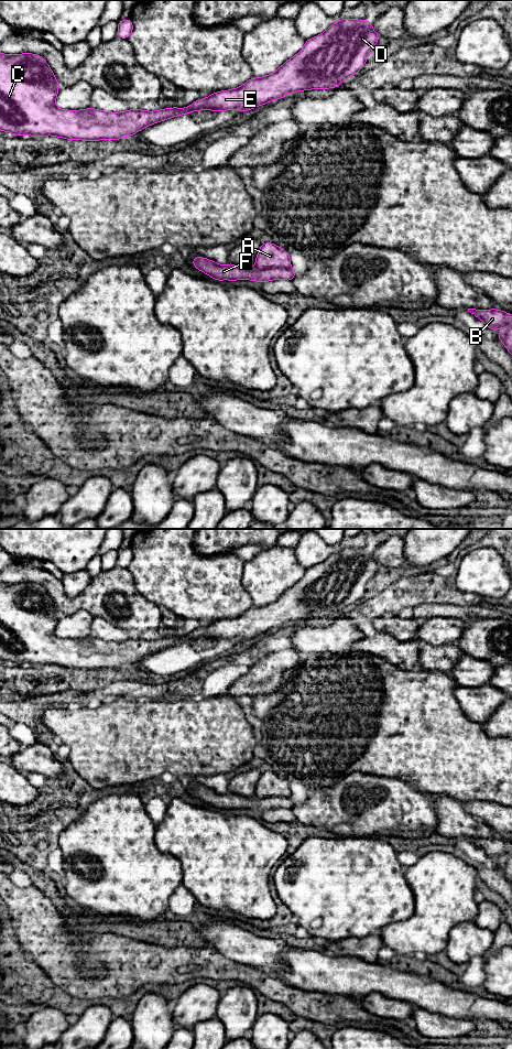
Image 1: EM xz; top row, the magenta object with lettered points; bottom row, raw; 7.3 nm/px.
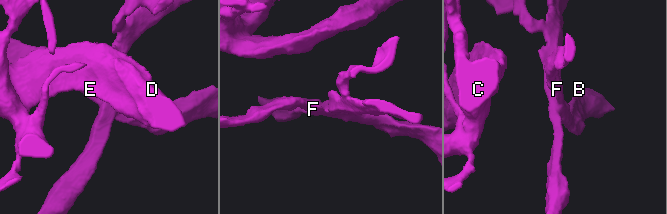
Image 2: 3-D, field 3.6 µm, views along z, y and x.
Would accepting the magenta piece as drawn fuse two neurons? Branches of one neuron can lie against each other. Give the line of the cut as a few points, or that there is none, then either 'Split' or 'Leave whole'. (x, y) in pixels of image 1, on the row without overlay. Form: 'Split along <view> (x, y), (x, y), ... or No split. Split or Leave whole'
Split along xz (254, 796), (258, 798), (290, 797). Split

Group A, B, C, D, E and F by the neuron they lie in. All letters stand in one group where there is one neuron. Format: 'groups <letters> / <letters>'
groups A / B C D E F

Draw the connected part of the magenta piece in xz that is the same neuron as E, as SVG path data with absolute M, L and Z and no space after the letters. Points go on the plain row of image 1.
M337 549L316 566L308 567L303 578L286 590L276 601L261 607L250 607L241 616L211 623L205 628L194 630L186 637L166 637L159 640L143 640L134 637L124 641L108 641L88 637L84 639L63 639L55 634L59 613L46 590L37 583L8 584L0 582L0 659L17 666L56 664L68 669L118 669L133 664L141 658L196 639L232 639L241 641L282 628L285 623L306 618L336 617L342 609L353 605L370 585L380 564L368 549Z

